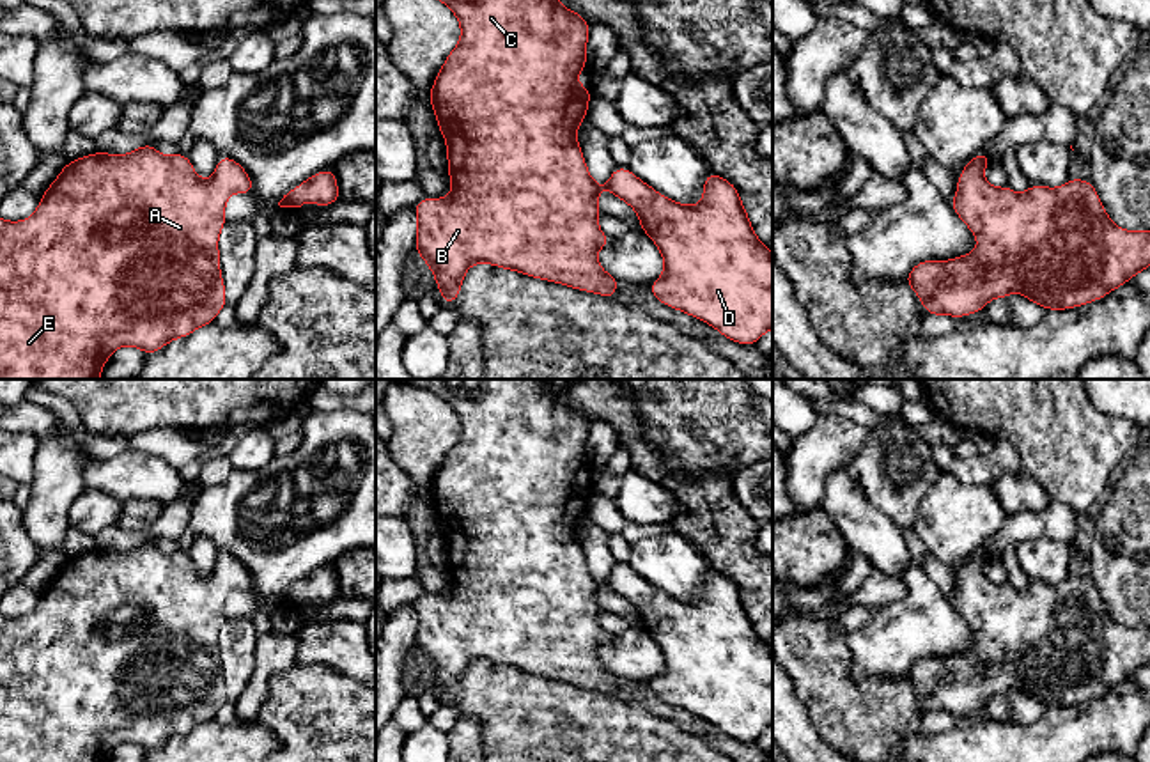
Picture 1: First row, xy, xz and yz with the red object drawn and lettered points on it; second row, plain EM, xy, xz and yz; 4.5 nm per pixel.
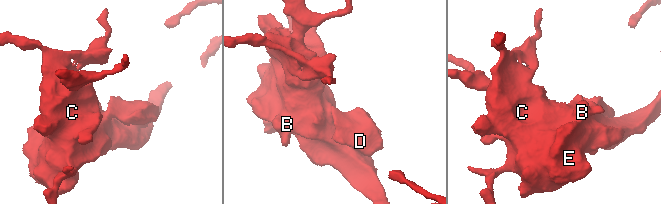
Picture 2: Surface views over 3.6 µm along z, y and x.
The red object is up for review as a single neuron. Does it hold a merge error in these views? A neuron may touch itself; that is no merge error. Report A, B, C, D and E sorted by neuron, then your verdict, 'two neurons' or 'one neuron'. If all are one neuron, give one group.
groups A B C D E; one neuron

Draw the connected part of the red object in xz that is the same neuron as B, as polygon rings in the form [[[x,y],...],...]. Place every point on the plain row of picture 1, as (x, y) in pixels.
[[[571,379],[395,381],[441,397],[461,420],[461,438],[445,455],[429,487],[439,530],[447,537],[447,571],[452,592],[447,595],[425,594],[413,603],[415,647],[434,670],[445,702],[455,700],[466,666],[477,659],[615,696],[620,679],[595,657],[595,650],[611,638],[597,624],[597,617],[604,611],[597,604],[597,592],[606,587],[636,608],[640,626],[661,649],[664,670],[647,684],[656,696],[707,719],[728,737],[742,743],[755,743],[773,725],[773,650],[755,633],[739,587],[730,578],[709,569],[698,603],[682,603],[657,590],[624,564],[615,564],[604,583],[594,579],[576,537],[576,528],[587,516],[592,487],[574,480],[587,464],[590,422],[581,411],[556,397],[556,392]]]

